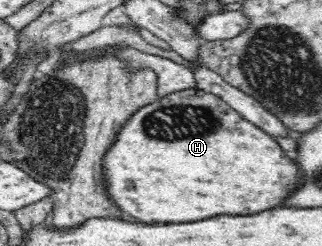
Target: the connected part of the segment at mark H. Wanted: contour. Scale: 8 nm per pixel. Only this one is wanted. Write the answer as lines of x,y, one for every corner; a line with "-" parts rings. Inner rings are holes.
195,88
176,91
167,97
157,99
153,103
139,107
115,133
115,141
103,155
102,175
104,176
104,189
110,201
125,211
127,215
133,215
139,221
145,223
191,223
191,221
201,221
209,219
215,215
251,215
259,213
271,207
277,207
285,197
288,197
292,190
300,183
300,170
298,165
283,151
283,148
273,140
271,136
255,124
249,123
237,110
225,103
218,95

